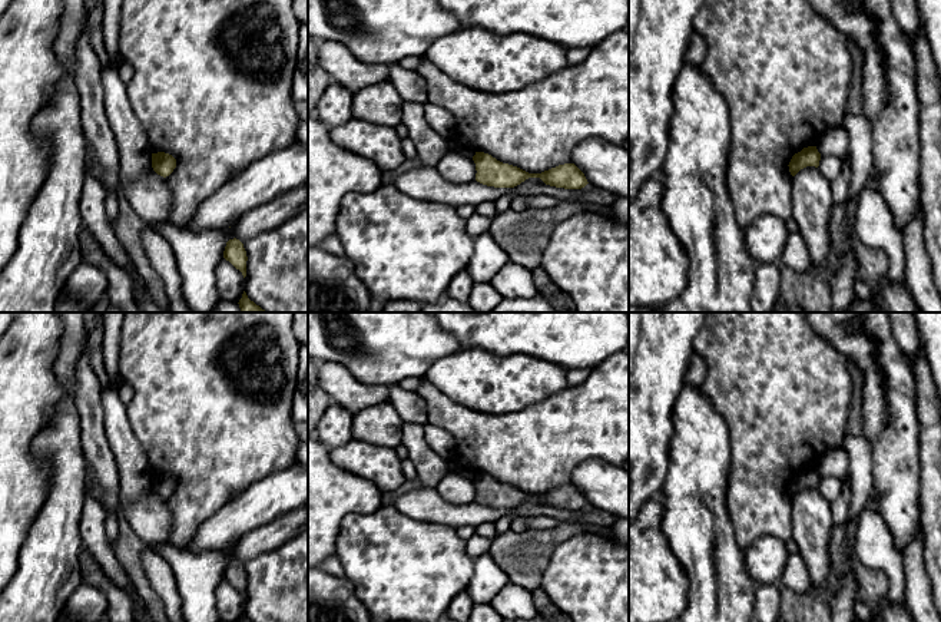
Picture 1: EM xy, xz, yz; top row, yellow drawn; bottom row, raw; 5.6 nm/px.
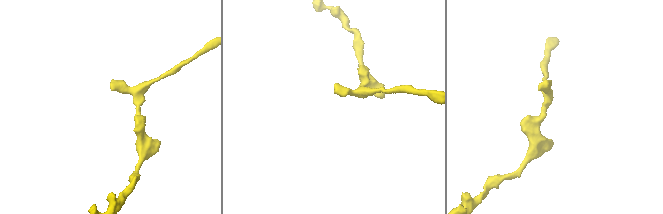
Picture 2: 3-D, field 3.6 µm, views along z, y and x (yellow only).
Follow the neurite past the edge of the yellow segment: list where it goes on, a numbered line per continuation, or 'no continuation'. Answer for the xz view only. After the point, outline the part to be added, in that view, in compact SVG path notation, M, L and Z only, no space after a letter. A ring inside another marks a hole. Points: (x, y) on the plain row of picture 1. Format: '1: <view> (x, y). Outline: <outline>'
no continuation

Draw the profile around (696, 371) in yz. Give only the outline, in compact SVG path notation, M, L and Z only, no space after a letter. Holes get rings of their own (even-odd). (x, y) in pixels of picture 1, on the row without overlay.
M693 353L689 368L685 374L685 383L693 387L700 387L706 377L706 361L698 353Z

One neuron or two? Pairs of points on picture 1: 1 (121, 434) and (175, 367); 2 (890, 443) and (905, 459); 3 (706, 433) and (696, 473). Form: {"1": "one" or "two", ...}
{"1": "two", "2": "one", "3": "one"}

